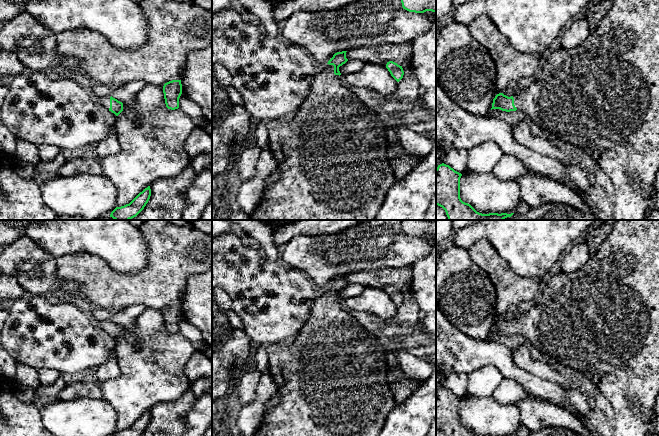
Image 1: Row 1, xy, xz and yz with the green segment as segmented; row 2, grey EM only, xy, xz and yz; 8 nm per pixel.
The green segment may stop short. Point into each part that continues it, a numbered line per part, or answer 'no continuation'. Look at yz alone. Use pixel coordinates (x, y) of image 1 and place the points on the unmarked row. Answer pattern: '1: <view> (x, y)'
1: yz (602, 320)

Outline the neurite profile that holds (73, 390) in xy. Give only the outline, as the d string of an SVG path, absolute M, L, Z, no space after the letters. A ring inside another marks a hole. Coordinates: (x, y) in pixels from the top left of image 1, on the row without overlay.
M71 382L59 394L63 401L76 398L104 399L101 385L97 382Z

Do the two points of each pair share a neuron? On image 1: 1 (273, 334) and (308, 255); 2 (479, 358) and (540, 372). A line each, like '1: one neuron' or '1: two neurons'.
1: two neurons
2: two neurons

